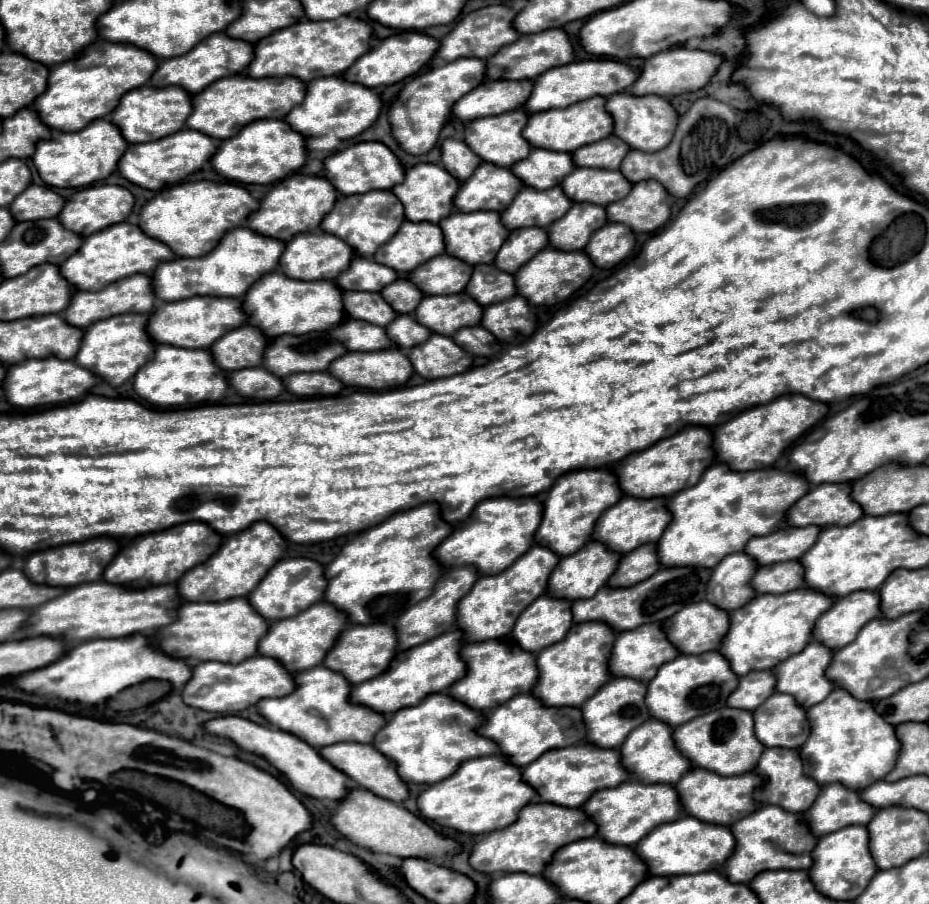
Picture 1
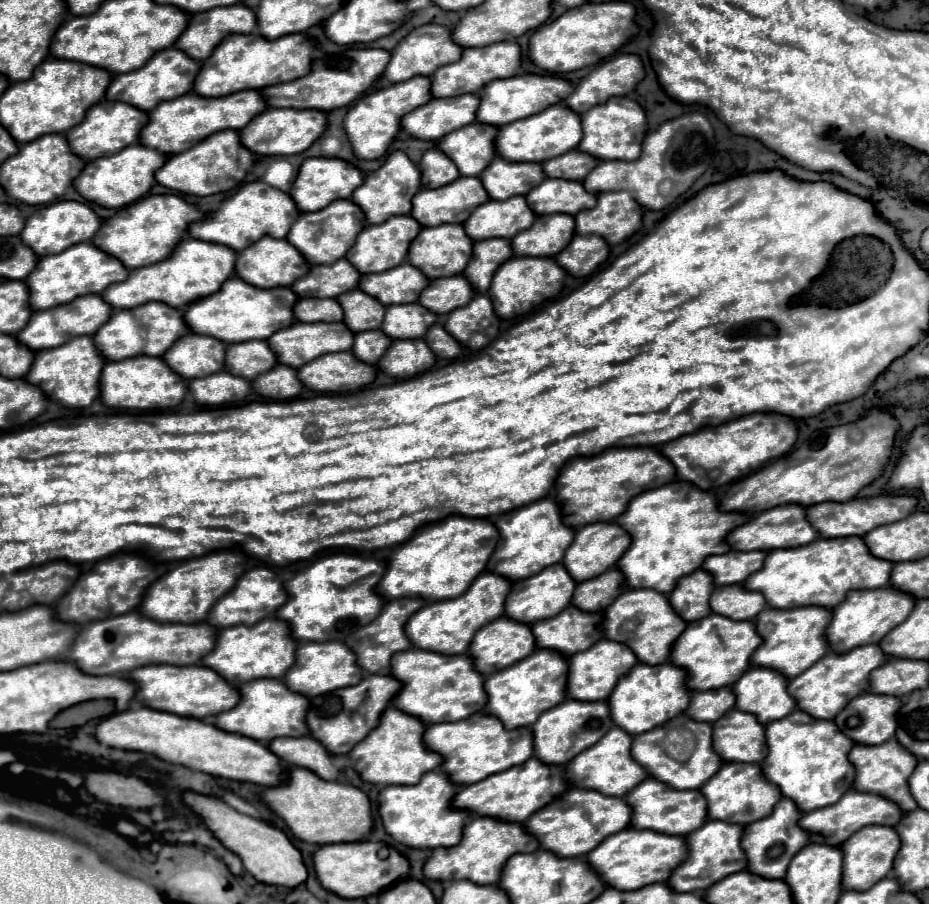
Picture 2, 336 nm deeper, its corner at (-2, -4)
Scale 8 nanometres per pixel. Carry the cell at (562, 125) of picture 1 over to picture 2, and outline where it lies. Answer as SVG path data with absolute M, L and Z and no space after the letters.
M564 103L552 105L532 117L514 121L512 125L504 125L498 131L496 137L496 151L500 157L508 161L536 161L544 163L552 157L564 155L572 149L576 149L582 141L582 125L580 125L580 115L572 113Z

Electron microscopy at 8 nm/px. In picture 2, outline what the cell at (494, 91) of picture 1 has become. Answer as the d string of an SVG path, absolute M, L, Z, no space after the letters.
M474 93L444 101L430 99L426 105L402 117L402 129L416 139L438 141L452 133L452 129L460 129L476 121L476 101L480 101L480 97Z

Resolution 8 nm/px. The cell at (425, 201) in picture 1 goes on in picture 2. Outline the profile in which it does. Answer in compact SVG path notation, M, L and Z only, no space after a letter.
M394 151L388 161L374 173L366 177L362 187L358 187L352 193L352 201L358 203L364 213L366 221L372 223L384 223L392 215L410 215L412 211L412 197L422 189L422 173L420 169L406 157L402 151Z

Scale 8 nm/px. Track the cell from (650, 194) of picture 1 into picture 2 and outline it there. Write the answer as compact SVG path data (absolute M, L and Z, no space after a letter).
M608 191L598 195L598 205L594 209L580 211L574 219L576 233L594 233L614 245L642 229L642 207L628 191Z

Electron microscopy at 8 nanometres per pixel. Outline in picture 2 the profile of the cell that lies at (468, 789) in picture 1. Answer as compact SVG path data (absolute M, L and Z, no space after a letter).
M440 769L424 773L418 785L392 785L382 789L378 797L378 811L384 829L398 843L408 847L436 849L440 845L456 845L456 841L460 841L460 829L464 829L464 821L472 819L472 813L460 813L460 809L452 809L452 805L448 805L456 789L458 785L452 785L452 781L448 781Z

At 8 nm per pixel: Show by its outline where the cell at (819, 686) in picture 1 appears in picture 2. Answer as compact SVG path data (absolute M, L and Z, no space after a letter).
M752 667L734 685L736 707L754 713L762 725L778 721L796 709L788 697L788 677L776 669Z

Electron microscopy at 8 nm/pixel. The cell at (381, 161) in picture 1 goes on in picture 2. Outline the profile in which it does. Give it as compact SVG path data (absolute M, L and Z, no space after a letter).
M312 157L300 165L290 195L300 211L316 211L324 209L324 205L330 205L336 199L350 199L354 189L360 187L362 183L364 183L364 173L356 165L336 157Z

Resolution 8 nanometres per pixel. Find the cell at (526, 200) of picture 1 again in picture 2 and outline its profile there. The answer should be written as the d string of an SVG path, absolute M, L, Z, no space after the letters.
M510 197L508 201L486 201L464 223L472 241L502 237L512 239L516 233L528 229L536 221L536 213L528 209L524 197Z

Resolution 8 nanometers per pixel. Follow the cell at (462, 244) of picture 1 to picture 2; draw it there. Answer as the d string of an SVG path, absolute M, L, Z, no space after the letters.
M444 223L438 227L422 227L420 235L410 245L408 259L430 279L452 277L452 275L464 273L464 269L468 267L468 261L472 259L472 249L474 249L474 241L464 233L462 225Z

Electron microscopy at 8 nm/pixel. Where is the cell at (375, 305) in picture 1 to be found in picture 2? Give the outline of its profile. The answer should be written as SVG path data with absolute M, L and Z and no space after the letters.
M300 299L294 305L294 315L302 323L316 323L316 321L342 321L344 309L336 299Z

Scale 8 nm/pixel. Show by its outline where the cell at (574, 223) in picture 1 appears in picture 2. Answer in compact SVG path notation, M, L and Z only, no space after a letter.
M566 213L556 215L544 215L538 217L536 223L518 233L512 239L514 255L530 255L530 257L554 257L572 241L576 233L576 221L574 217L568 217Z

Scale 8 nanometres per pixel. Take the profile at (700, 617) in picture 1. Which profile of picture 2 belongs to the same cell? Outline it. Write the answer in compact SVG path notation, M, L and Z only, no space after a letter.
M628 589L604 611L604 635L612 641L628 645L646 665L662 665L670 659L672 641L684 633L684 621L672 613L668 597L652 589Z

